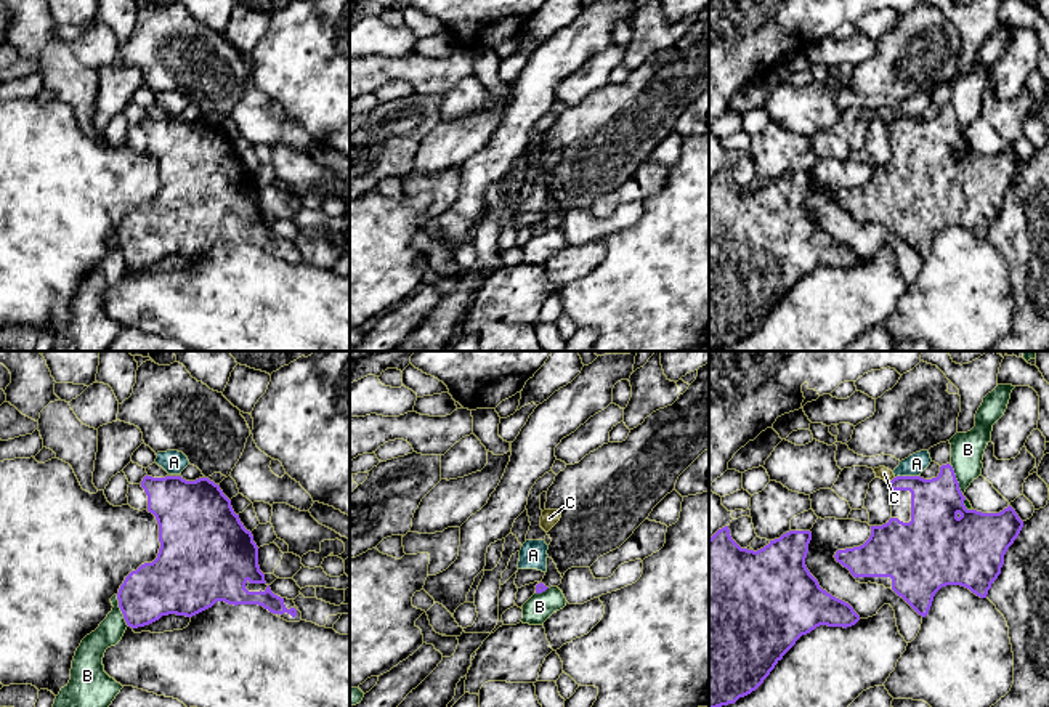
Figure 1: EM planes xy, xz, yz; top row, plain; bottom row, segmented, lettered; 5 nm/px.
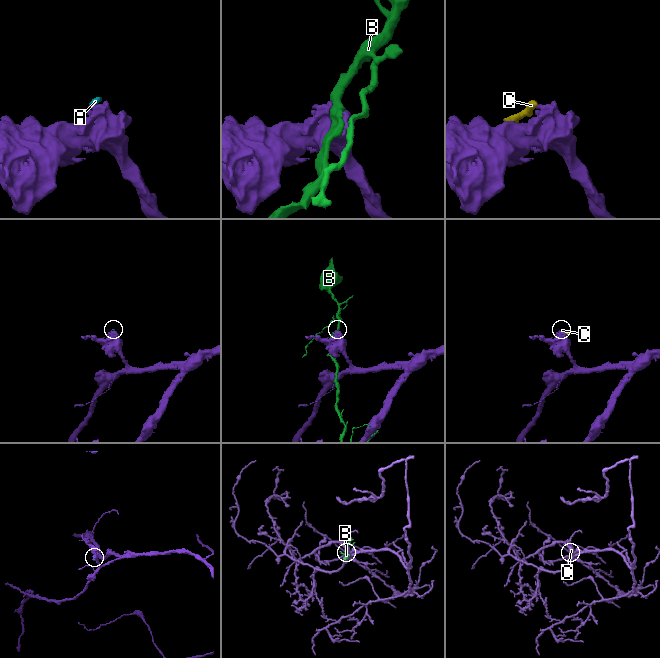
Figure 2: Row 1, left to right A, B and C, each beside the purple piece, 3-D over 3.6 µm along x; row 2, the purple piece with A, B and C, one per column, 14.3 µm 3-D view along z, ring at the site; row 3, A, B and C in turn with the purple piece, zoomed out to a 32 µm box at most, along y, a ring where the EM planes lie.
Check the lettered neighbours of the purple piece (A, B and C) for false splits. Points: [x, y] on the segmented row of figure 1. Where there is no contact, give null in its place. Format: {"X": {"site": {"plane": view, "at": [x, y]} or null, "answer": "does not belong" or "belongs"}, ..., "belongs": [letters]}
{"A": {"site": {"plane": "yz", "at": [907, 476]}, "answer": "does not belong"}, "B": {"site": {"plane": "yz", "at": [956, 480]}, "answer": "does not belong"}, "C": {"site": {"plane": "yz", "at": [892, 480]}, "answer": "does not belong"}, "belongs": []}

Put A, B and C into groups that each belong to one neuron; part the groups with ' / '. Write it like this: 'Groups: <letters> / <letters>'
Groups: A C / B

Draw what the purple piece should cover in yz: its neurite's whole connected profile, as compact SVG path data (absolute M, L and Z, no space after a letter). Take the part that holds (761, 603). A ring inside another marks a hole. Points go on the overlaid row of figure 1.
M728 526L709 539L709 707L735 704L755 691L796 641L820 625L852 627L860 620L853 608L823 590L805 566L810 531L789 531L754 551L741 548Z

